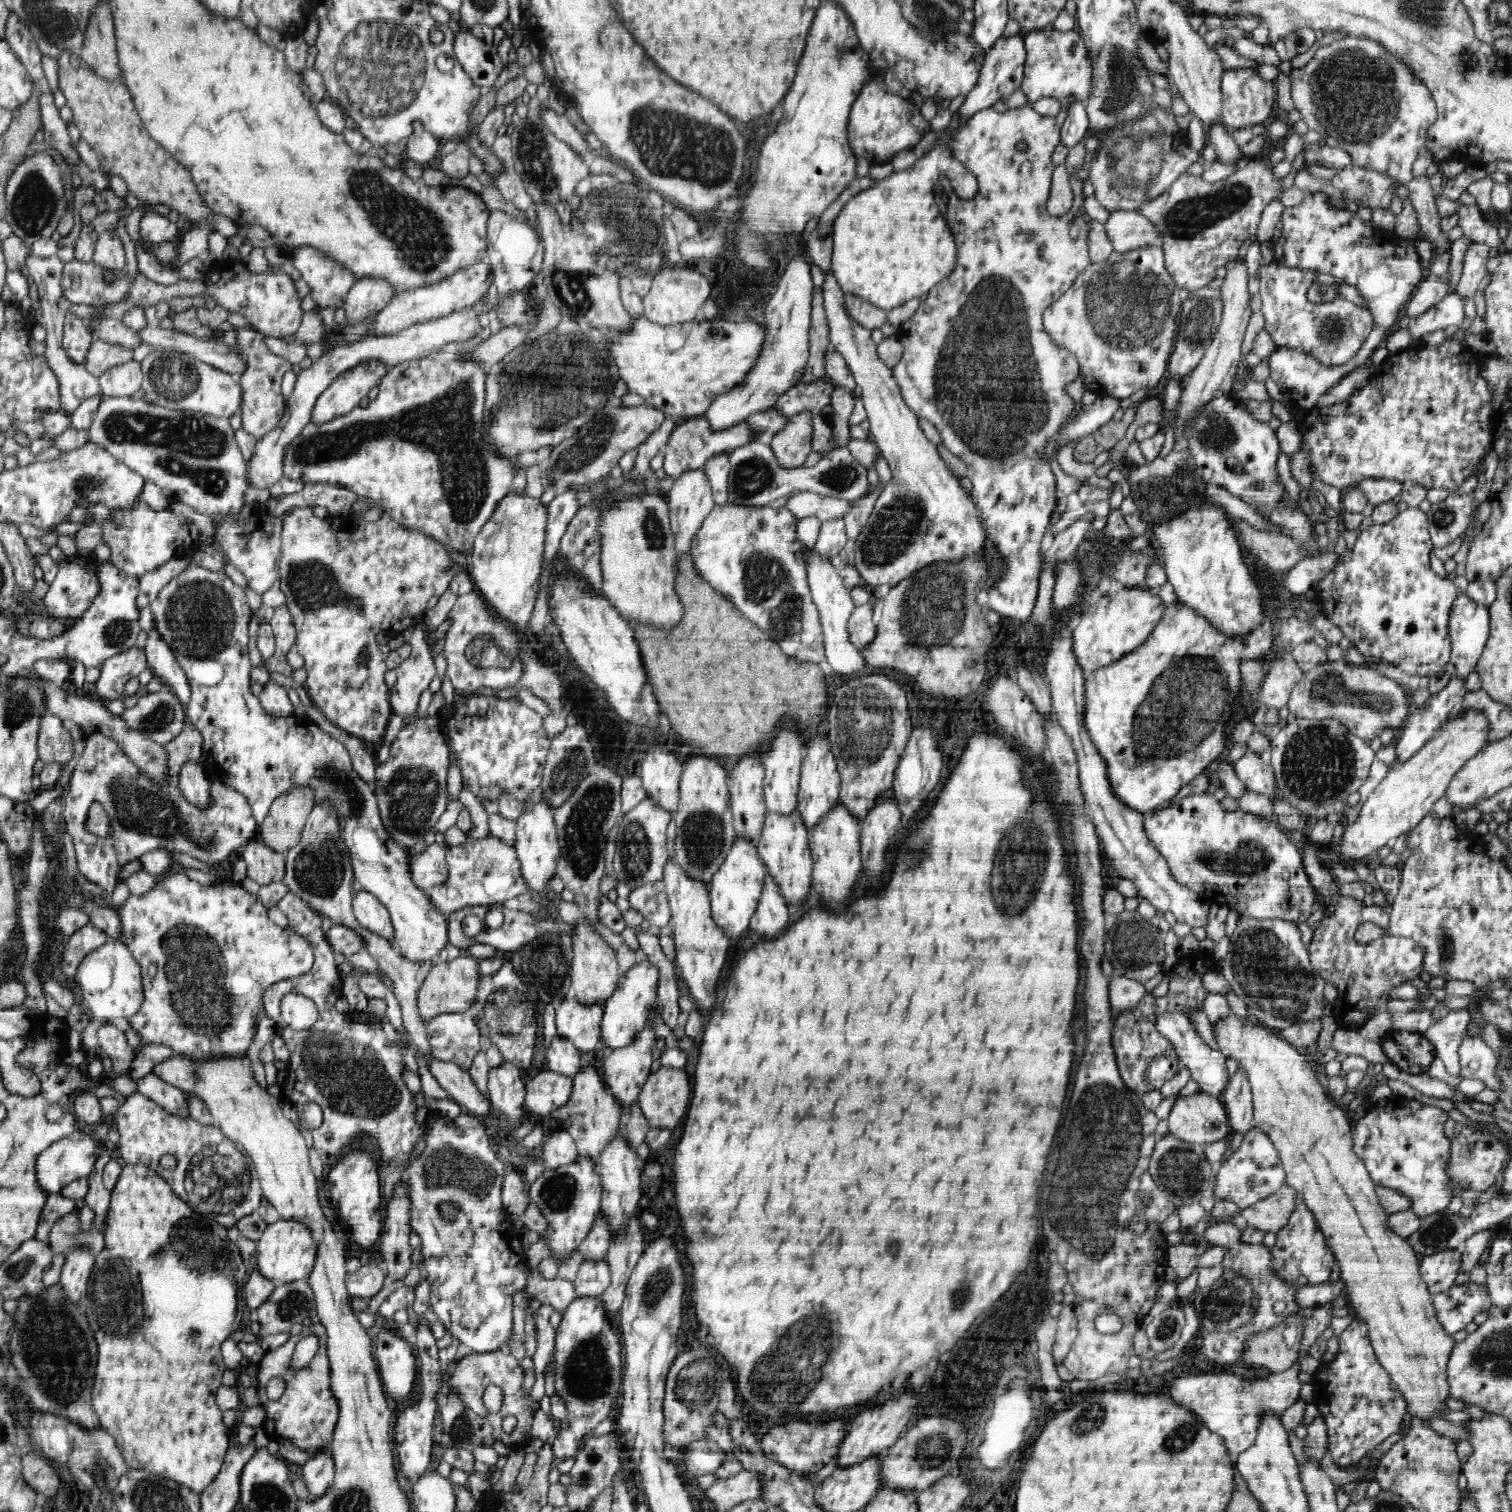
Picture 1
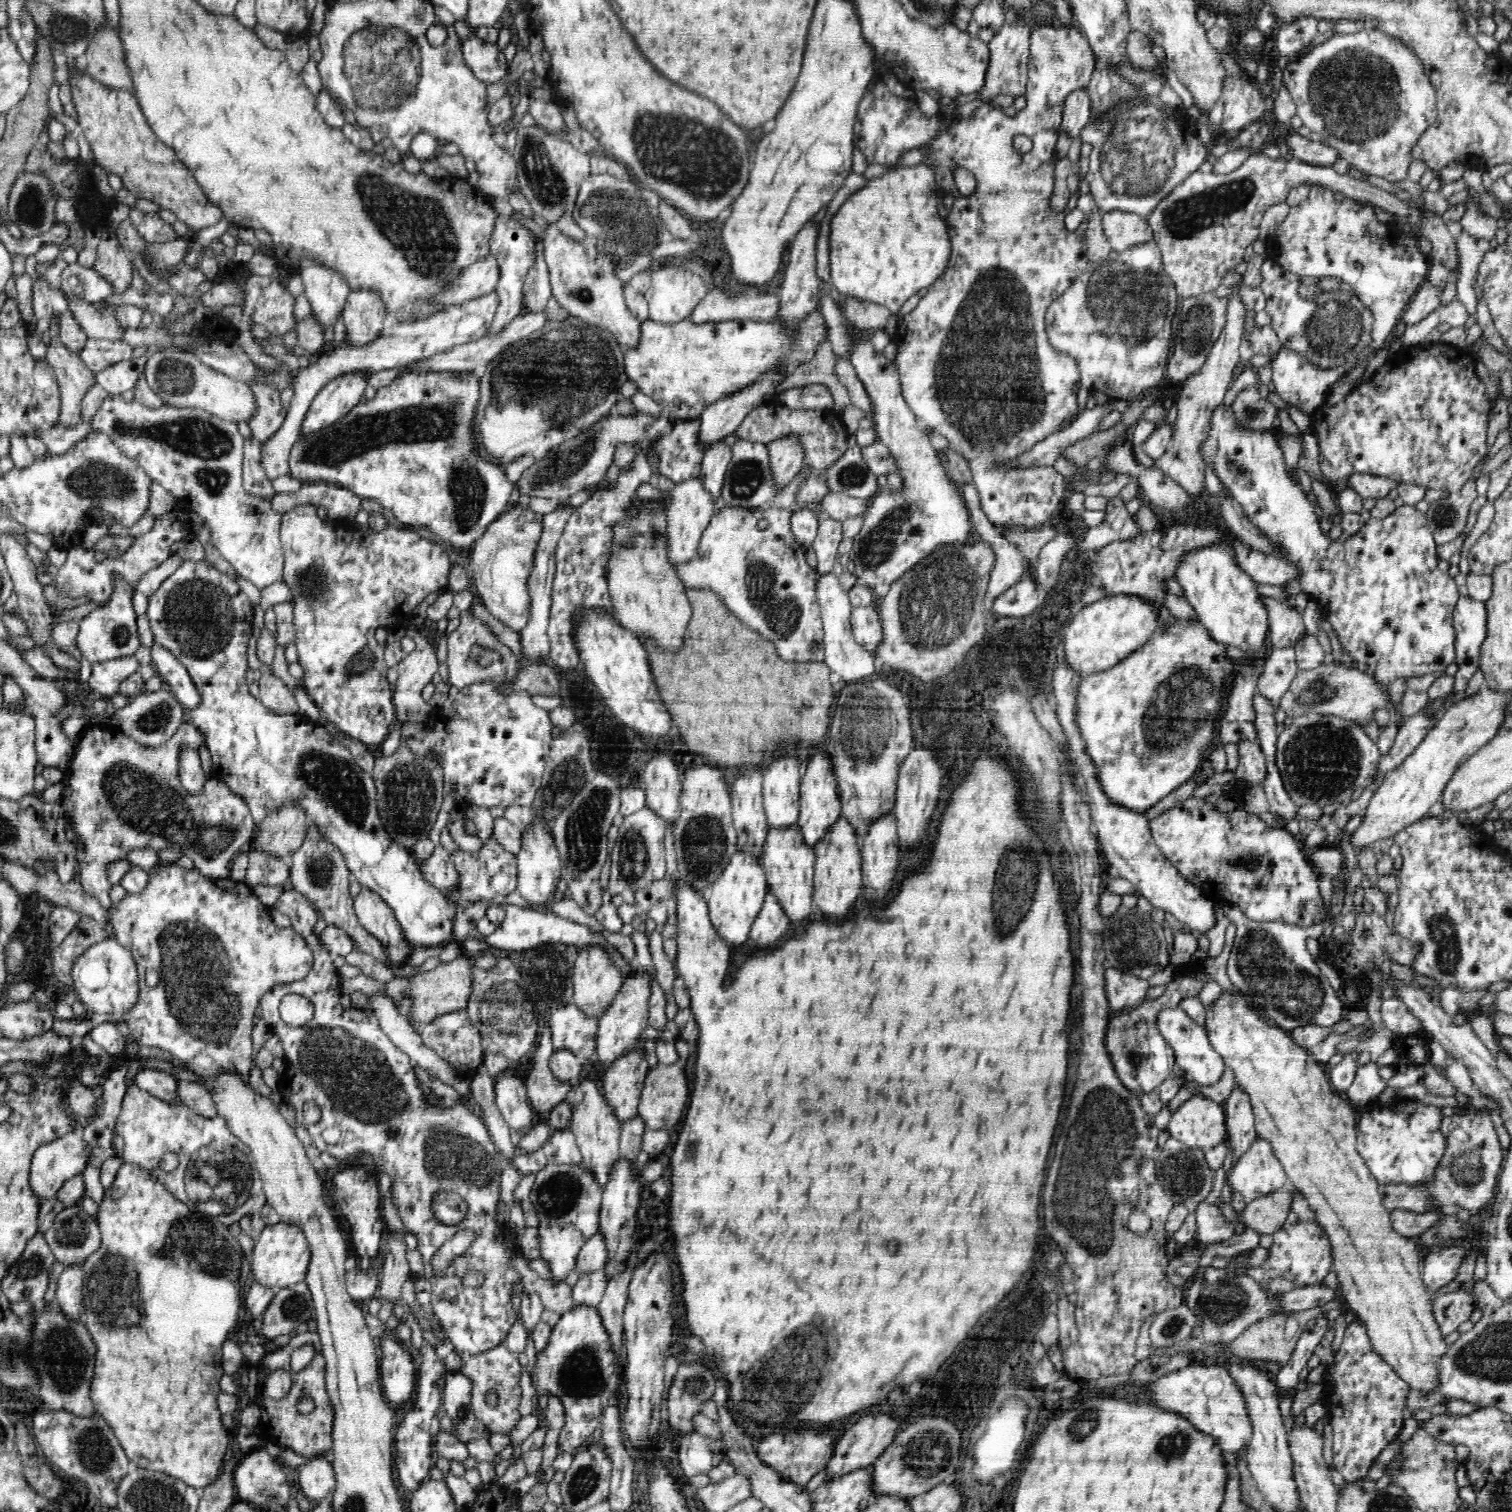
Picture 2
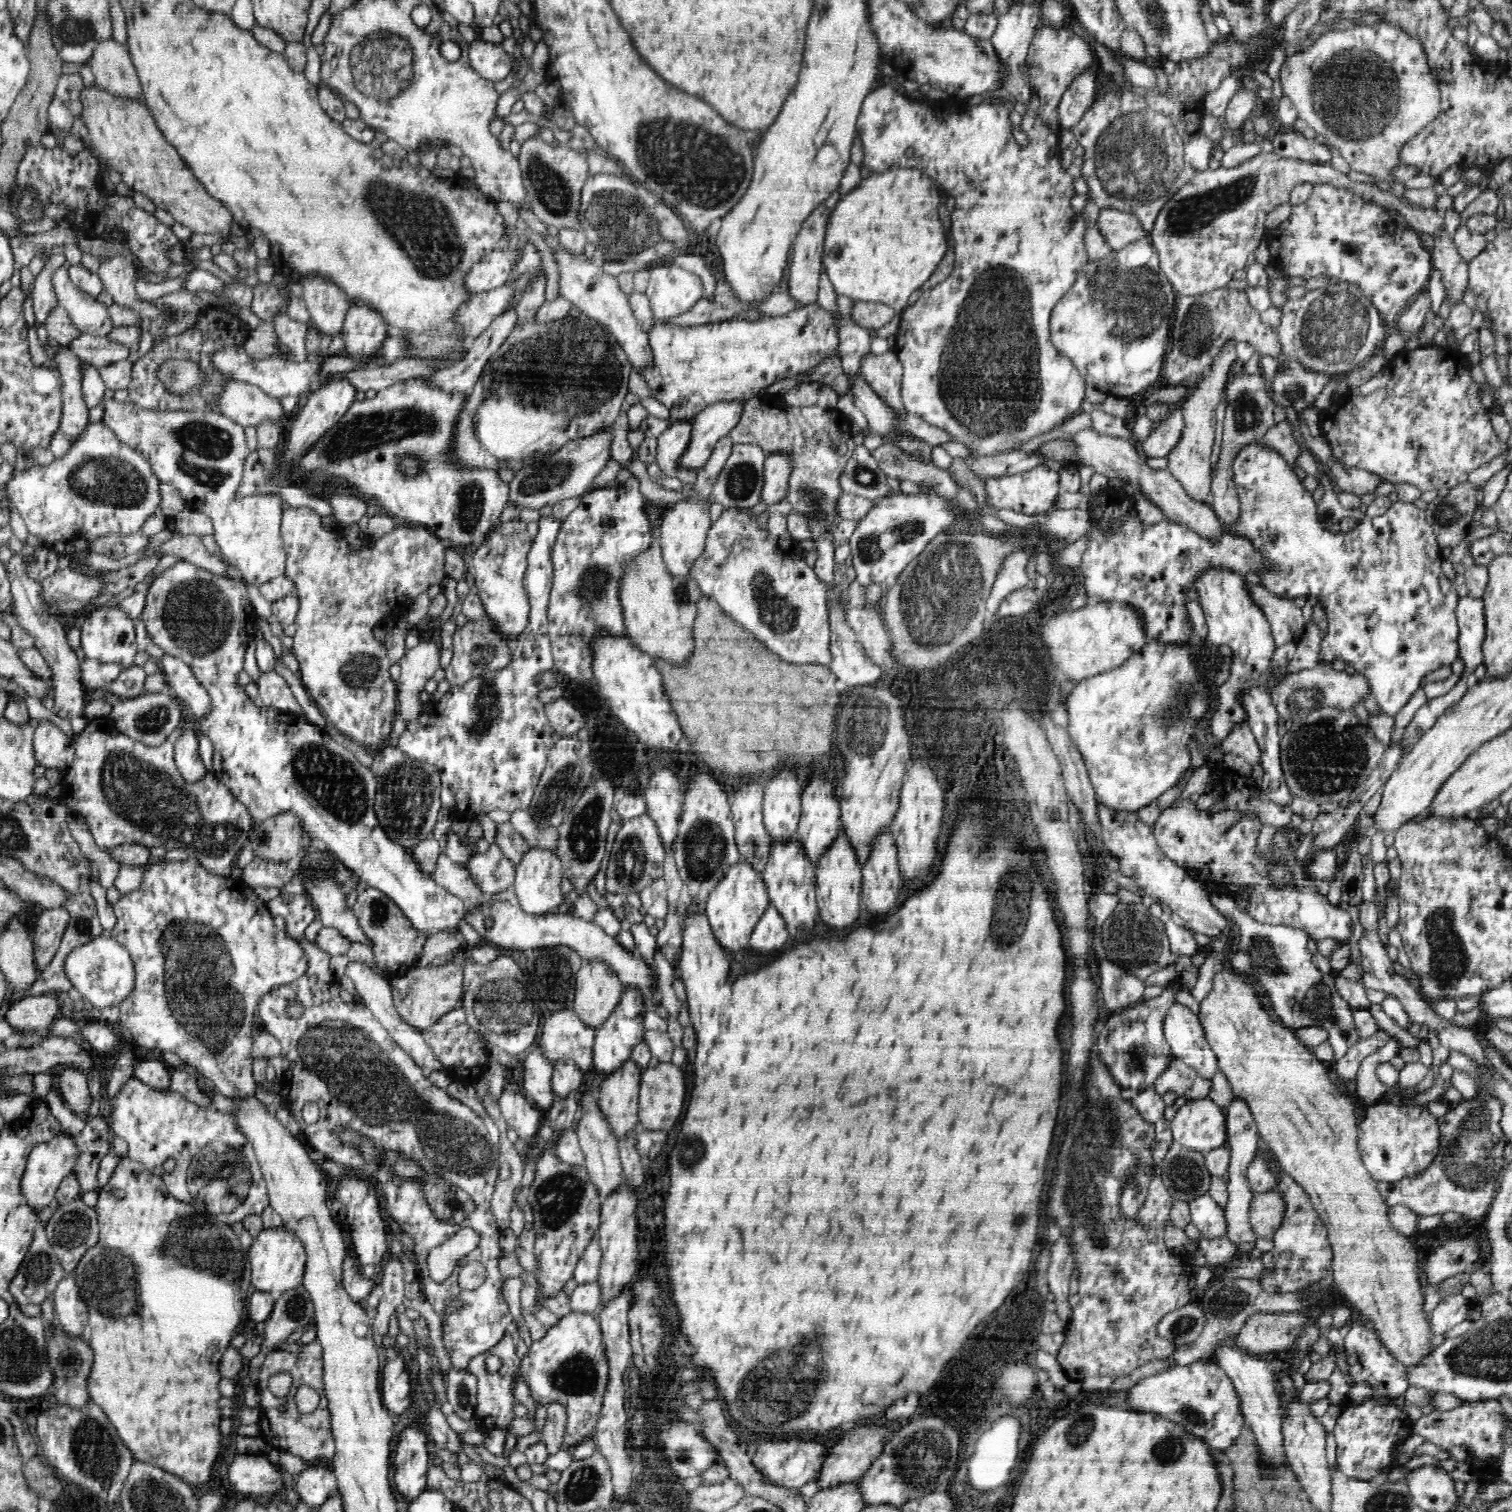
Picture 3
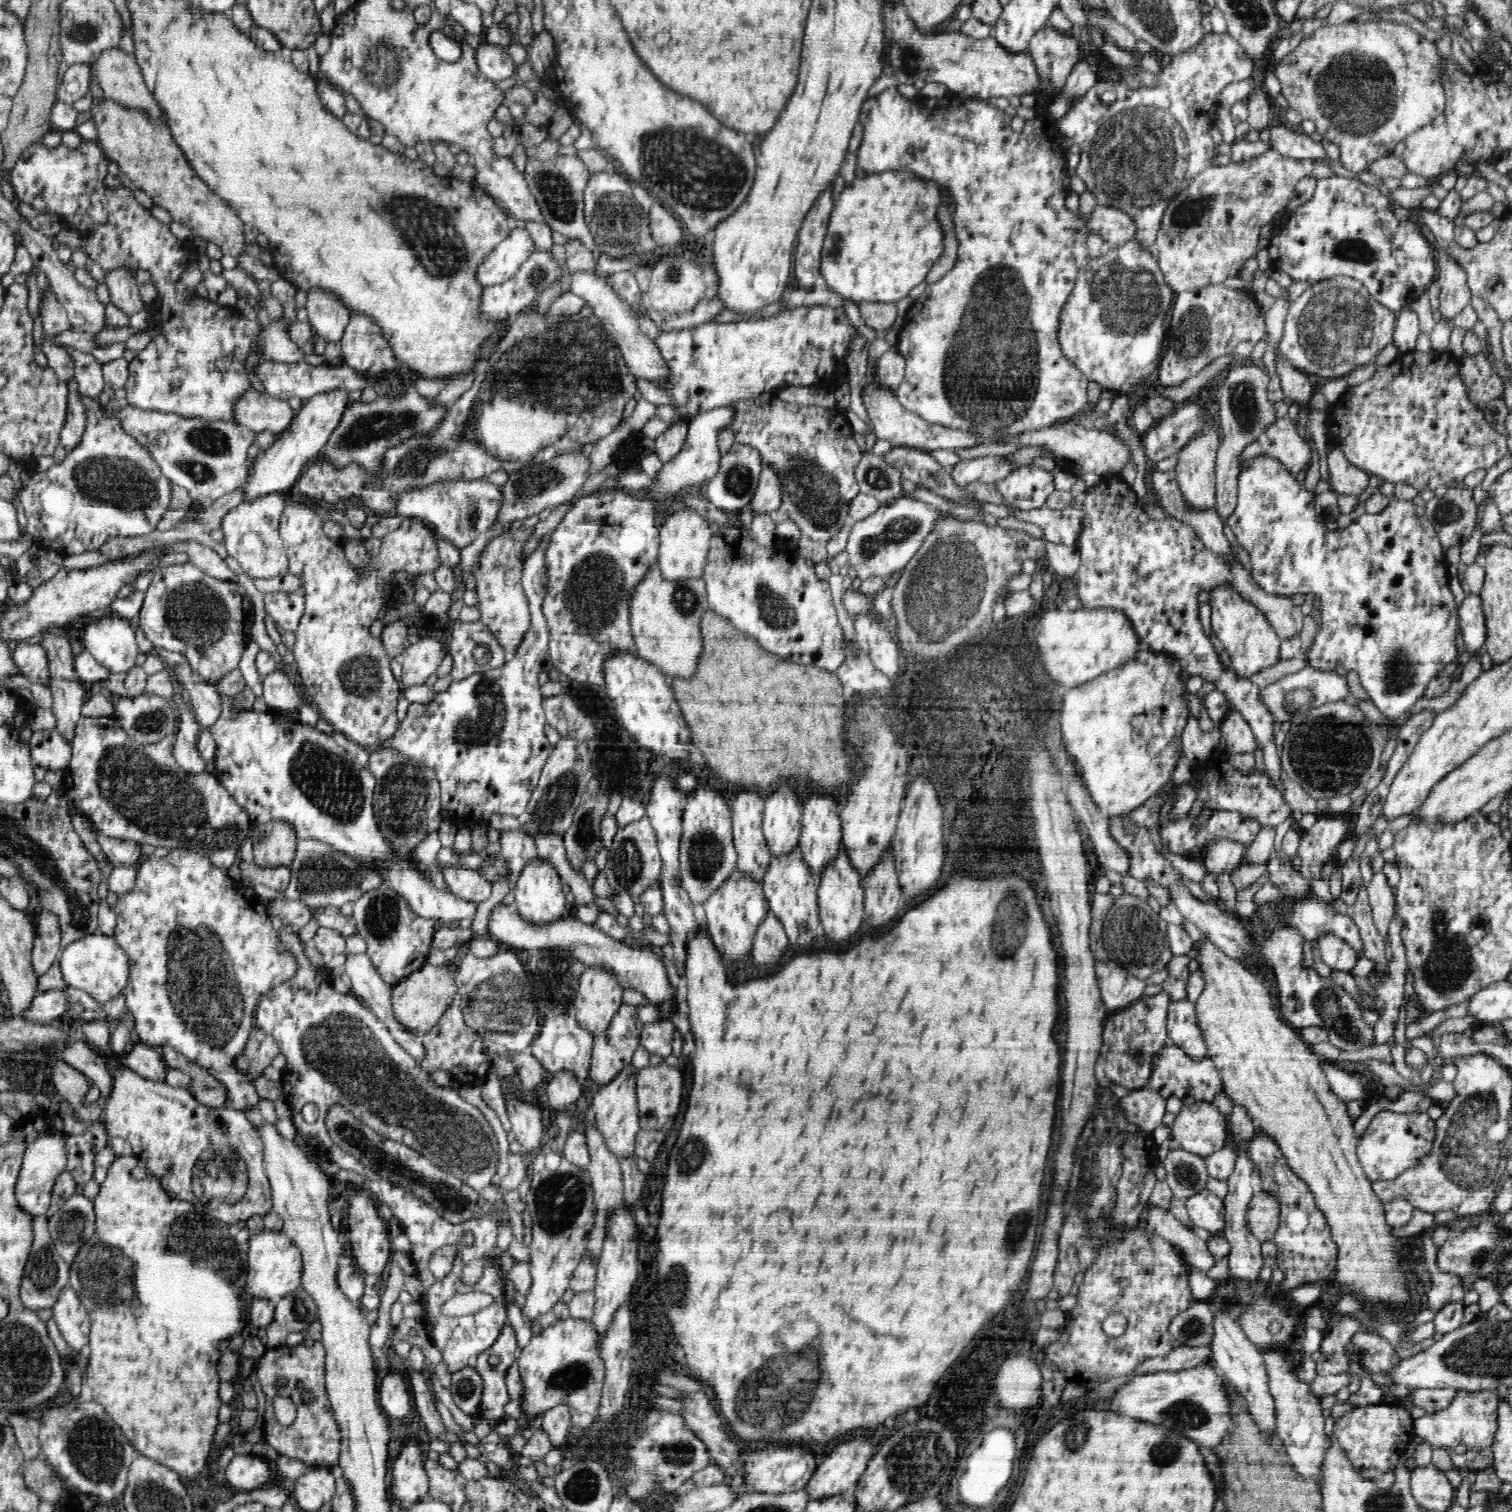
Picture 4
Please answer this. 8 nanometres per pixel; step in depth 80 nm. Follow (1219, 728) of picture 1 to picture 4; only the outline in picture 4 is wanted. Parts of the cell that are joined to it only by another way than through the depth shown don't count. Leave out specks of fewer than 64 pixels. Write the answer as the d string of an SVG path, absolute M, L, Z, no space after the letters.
M1140 648L1135 654L1135 658L1128 660L1128 663L1118 670L1108 671L1095 680L1069 689L1062 698L1060 720L1062 720L1062 736L1064 736L1064 746L1066 746L1064 752L1071 758L1071 762L1074 762L1074 768L1078 772L1078 778L1082 780L1085 792L1092 799L1092 802L1096 803L1102 814L1117 817L1124 813L1130 813L1135 808L1142 806L1149 798L1159 794L1166 783L1172 780L1172 772L1178 766L1178 760L1180 760L1180 754L1182 754L1182 732L1184 732L1184 726L1186 726L1188 716L1190 716L1188 701L1186 700L1187 684L1180 677L1180 672L1174 672L1172 666L1174 666L1172 660L1156 655L1156 652L1148 652Z

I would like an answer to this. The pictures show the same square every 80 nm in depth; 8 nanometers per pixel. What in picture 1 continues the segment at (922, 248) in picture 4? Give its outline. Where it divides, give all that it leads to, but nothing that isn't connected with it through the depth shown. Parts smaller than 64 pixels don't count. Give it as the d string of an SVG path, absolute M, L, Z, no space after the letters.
M956 129L944 132L914 165L905 171L893 171L890 176L877 179L873 187L856 194L839 212L833 222L831 268L844 294L859 296L883 310L891 311L922 294L928 294L938 282L952 273L952 268L956 266L956 241L944 216L937 210L936 192L932 188L936 188L935 182L942 176L949 179L962 199L972 199L978 193L977 178L952 155L950 142L956 132Z

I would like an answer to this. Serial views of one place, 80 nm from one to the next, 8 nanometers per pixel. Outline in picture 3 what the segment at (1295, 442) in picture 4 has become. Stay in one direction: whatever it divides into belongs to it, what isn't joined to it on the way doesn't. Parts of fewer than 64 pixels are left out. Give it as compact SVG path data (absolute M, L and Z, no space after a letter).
M1286 421L1276 423L1272 428L1266 431L1258 441L1262 447L1272 447L1272 450L1282 455L1282 458L1288 462L1290 467L1298 466L1298 454L1300 454L1300 446L1296 438L1292 435L1292 429Z

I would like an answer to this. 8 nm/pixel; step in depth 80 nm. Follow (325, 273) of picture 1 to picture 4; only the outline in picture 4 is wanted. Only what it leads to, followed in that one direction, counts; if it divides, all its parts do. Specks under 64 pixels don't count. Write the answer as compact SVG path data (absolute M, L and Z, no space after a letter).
M312 290L305 308L315 336L322 336L327 343L341 342L351 312L336 295Z

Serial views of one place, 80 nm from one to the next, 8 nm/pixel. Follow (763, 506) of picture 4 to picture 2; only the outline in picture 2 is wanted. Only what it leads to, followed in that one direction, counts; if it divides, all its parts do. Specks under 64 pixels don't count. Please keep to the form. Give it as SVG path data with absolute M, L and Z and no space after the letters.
M793 436L768 445L769 474L772 474L775 492L781 492L800 472L801 446Z

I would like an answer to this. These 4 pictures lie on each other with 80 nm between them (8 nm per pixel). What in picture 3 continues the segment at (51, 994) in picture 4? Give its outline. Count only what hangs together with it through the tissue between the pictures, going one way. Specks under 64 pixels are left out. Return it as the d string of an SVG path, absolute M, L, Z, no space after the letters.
M48 993L20 999L12 1002L1 1018L20 1033L48 1031L58 1018L58 999Z

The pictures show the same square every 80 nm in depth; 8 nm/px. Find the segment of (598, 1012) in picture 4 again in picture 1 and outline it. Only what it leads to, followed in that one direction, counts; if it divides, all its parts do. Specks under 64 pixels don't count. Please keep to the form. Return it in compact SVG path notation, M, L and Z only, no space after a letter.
M576 921L575 935L571 936L572 960L571 960L571 988L572 994L584 1005L604 1004L605 1000L616 990L620 976L618 975L618 961L616 953L606 939L588 923L588 921Z

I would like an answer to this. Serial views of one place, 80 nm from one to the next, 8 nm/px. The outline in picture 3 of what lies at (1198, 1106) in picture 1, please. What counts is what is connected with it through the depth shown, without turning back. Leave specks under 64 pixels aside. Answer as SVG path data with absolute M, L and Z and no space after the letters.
M1208 1097L1180 1107L1171 1121L1173 1141L1202 1155L1226 1146L1225 1111Z

